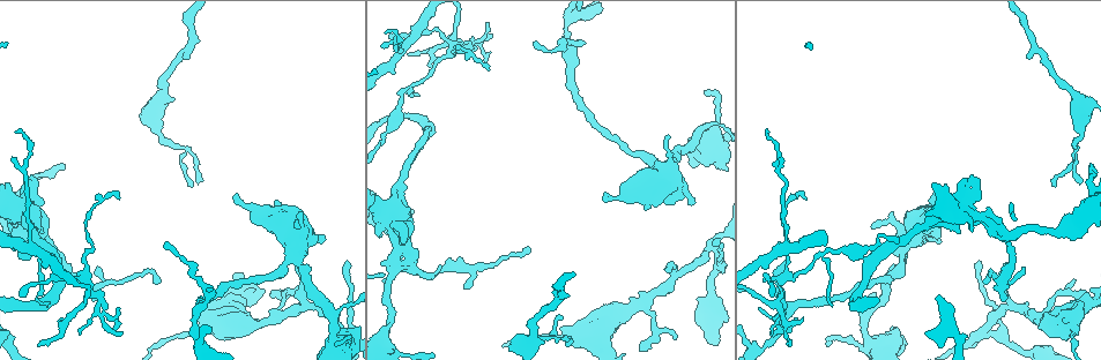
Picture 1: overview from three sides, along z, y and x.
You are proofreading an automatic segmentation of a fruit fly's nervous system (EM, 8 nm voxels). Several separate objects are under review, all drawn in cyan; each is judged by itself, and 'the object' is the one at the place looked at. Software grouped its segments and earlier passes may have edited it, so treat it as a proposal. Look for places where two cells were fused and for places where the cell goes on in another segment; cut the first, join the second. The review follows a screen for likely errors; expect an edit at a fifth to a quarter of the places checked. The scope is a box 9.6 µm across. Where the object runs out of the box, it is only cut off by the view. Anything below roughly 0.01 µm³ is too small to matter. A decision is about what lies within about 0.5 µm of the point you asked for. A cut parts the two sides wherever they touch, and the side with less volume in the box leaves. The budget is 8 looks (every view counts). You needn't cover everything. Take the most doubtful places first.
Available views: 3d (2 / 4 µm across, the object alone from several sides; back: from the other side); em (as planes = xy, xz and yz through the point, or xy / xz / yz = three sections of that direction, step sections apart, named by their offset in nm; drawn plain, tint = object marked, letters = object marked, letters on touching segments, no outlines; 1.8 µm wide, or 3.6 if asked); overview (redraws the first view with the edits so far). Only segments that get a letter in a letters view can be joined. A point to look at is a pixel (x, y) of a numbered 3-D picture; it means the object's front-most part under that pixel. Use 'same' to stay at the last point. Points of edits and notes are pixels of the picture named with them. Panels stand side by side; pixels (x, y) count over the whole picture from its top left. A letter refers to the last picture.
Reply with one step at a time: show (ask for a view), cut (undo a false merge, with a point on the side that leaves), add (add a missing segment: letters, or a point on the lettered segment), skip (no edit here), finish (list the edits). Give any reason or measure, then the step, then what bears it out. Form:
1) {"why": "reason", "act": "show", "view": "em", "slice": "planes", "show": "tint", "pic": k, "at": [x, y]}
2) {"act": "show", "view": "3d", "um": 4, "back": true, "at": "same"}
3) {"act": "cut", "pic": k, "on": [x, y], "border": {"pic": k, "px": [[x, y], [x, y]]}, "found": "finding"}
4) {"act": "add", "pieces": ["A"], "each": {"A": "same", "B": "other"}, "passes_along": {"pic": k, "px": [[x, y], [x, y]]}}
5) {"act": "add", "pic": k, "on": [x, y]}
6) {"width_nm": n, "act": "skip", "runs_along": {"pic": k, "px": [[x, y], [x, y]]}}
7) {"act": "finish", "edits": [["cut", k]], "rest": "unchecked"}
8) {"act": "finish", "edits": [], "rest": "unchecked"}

{"why": "looks like a crossing", "act": "show", "view": "em", "slice": "xz", "step": 8, "show": "tint", "pic": 1, "at": [93, 288]}

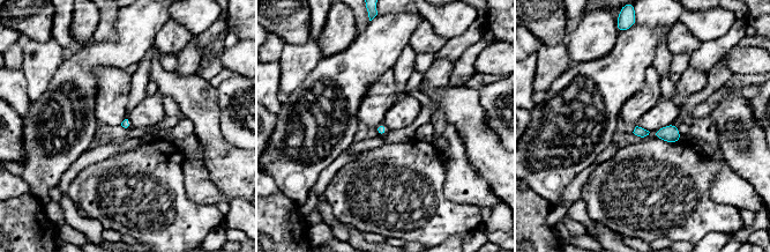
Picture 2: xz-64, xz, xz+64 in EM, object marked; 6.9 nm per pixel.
{"why": "another direction", "act": "show", "view": "em", "slice": "planes", "show": "tint", "at": "same"}

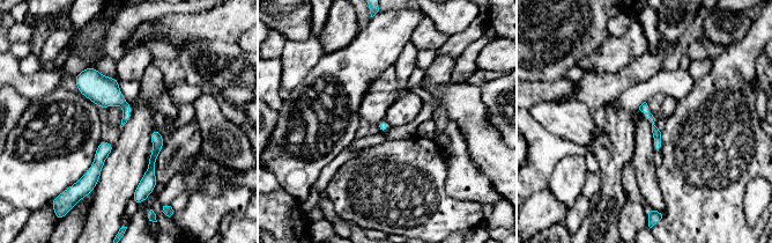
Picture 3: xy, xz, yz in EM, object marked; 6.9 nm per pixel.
{"why": "what lies round it", "act": "show", "view": "em", "slice": "planes", "show": "letters", "at": "same"}

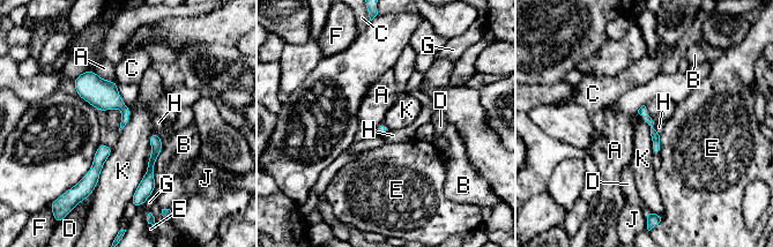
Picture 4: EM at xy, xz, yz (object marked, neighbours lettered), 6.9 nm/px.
{"act": "skip", "each": {"A": "other", "B": "other", "C": "other", "D": "other", "E": "other", "F": "other", "G": "other", "H": "other", "J": "other", "K": "other"}, "runs_along": {"pic": 4, "px": [[643, 109], [655, 136], [656, 152]]}, "found": "all the same cell"}

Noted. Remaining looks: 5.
{"why": "abrupt turn", "act": "show", "view": "3d", "um": 4, "pic": 1, "at": [410, 115]}

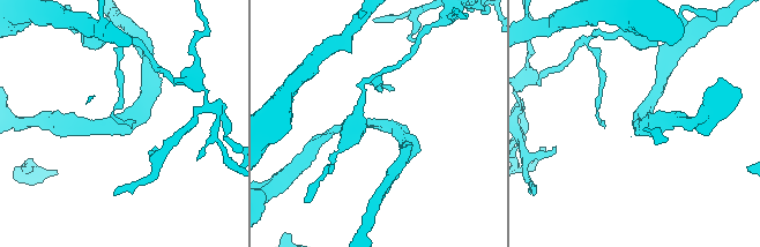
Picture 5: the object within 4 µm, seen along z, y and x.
{"act": "show", "view": "em", "slice": "yz", "step": 4, "show": "tint", "pic": 5, "at": [634, 122]}

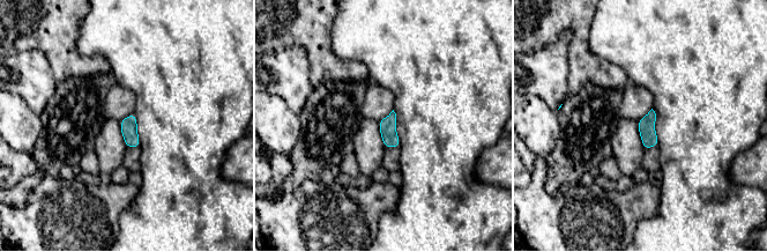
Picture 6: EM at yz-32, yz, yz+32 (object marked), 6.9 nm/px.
{"act": "show", "view": "em", "slice": "xz", "step": 4, "show": "letters", "at": "same"}

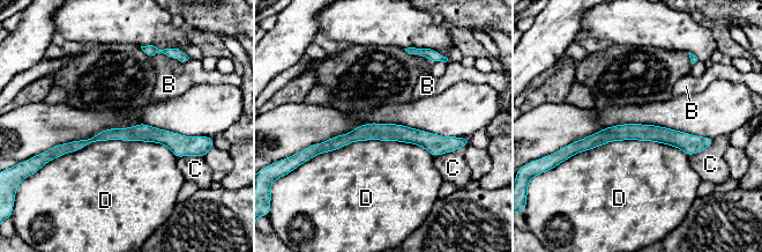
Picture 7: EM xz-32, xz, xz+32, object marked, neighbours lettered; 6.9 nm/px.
{"act": "skip", "each": {"B": "other", "C": "other", "D": "other"}, "border": {"pic": 7, "px": [[177, 157], [101, 140], [51, 161]]}, "found": "one cell here"}

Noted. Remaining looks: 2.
{"act": "finish", "edits": [], "rest": "unchecked"}

